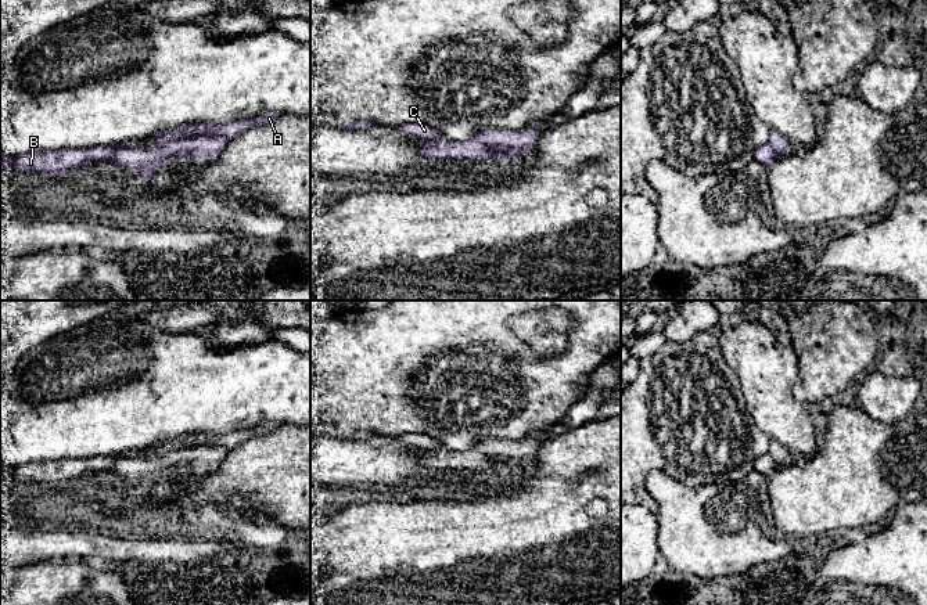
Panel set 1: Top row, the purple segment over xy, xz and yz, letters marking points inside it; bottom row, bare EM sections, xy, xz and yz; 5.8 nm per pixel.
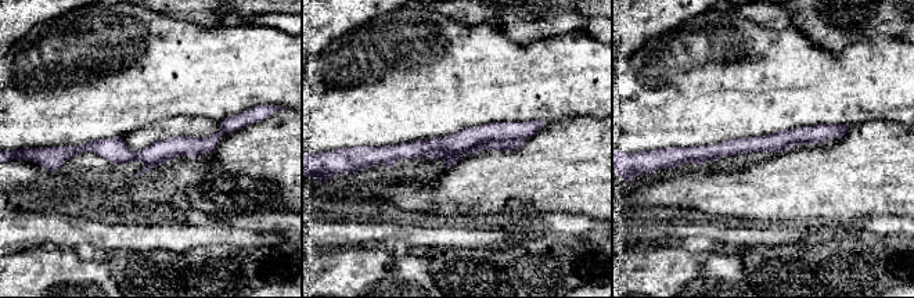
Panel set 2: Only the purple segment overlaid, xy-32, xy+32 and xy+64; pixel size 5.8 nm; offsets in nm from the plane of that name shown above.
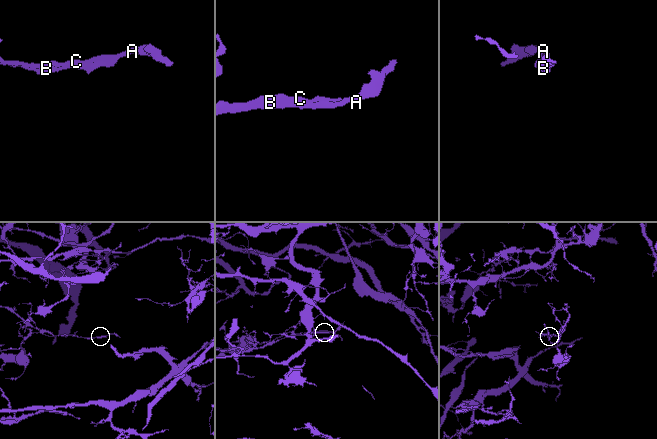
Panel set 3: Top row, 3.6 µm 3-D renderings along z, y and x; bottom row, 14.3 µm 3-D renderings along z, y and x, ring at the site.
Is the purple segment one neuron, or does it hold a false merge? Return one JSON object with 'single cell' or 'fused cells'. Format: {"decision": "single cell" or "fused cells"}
{"decision": "fused cells"}

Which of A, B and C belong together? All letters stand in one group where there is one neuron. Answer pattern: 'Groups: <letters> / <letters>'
Groups: A B / C

